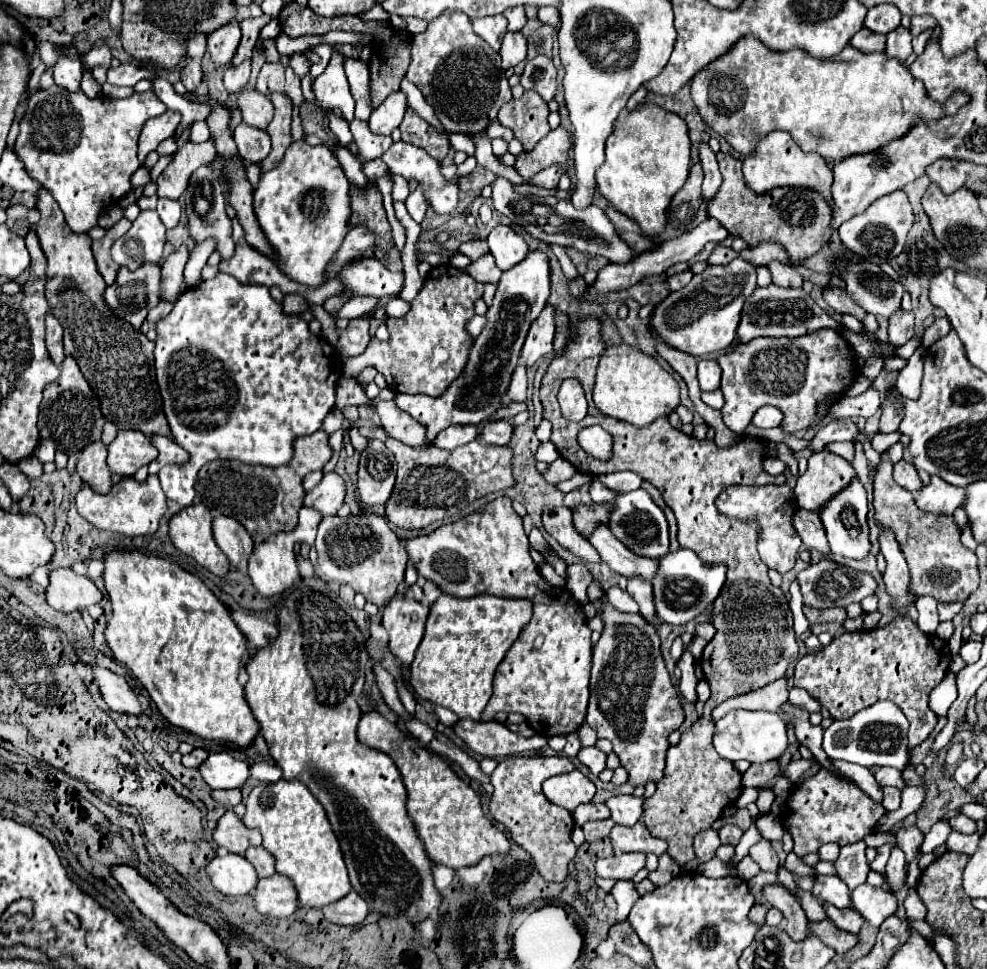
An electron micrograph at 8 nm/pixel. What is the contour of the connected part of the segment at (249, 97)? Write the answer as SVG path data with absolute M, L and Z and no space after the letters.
M244 89L238 95L238 107L242 111L242 121L256 129L266 129L274 115L272 101L266 95L258 93L256 89L252 89L252 91Z

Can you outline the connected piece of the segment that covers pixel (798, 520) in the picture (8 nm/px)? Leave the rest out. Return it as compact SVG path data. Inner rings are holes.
M798 507L794 513L794 529L798 531L806 549L816 549L820 553L830 553L826 533L822 529L822 521L818 513Z

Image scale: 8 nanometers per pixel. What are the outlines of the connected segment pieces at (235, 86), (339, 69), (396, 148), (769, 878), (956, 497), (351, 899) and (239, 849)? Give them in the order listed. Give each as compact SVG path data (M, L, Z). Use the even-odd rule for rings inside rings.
M246 59L242 65L226 69L226 73L224 73L224 85L226 85L226 89L228 89L230 95L238 95L244 89L244 85L250 79L250 65L252 65L252 61Z
M332 53L330 63L322 75L316 77L314 93L318 105L326 111L328 107L340 107L346 121L354 119L354 99L344 73L344 55Z
M398 141L380 157L390 173L398 173L408 181L416 179L424 187L426 203L436 213L452 213L458 205L458 185L448 183L440 175L440 163L420 147Z
M760 871L750 883L752 883L752 887L756 887L756 891L762 891L766 885L774 885L774 883L776 883L776 875L774 875L774 873L764 873L764 871Z
M932 477L930 485L926 485L918 491L916 505L928 513L952 515L954 509L964 503L964 497L966 497L966 493L962 487L954 487L946 481L942 481L940 477Z
M352 889L346 897L334 901L332 905L326 905L324 915L330 923L336 925L358 925L366 919L368 915L368 905L366 901Z
M226 811L214 831L214 843L218 847L226 847L230 853L242 855L248 847L262 845L262 837L260 837L258 829L248 829L234 815L234 811Z

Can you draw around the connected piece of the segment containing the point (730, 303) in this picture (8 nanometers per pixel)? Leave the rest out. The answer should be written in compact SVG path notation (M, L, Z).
M734 259L732 263L728 263L726 267L716 267L716 265L708 265L702 273L694 275L692 281L676 291L670 293L654 311L654 317L650 319L650 327L654 329L654 333L658 337L662 337L668 345L690 353L694 357L712 353L712 351L722 351L726 349L734 337L736 337L736 329L740 323L740 313L742 313L742 305L746 301L746 297L750 297L750 293L754 293L756 289L756 267L744 259Z

